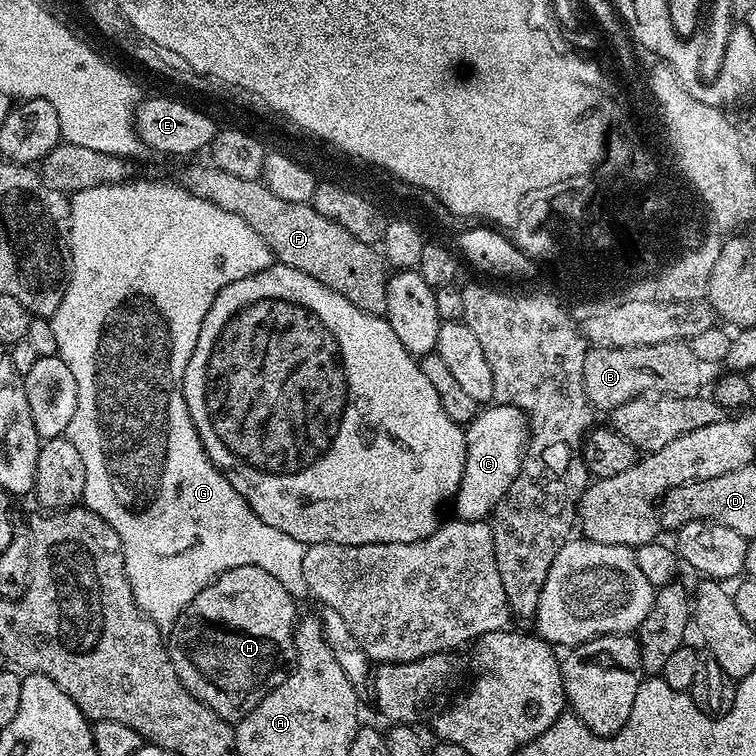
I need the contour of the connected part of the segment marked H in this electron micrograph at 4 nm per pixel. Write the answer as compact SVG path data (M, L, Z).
M258 566L228 568L186 606L166 636L170 662L194 698L229 722L250 714L287 678L296 659L297 601Z

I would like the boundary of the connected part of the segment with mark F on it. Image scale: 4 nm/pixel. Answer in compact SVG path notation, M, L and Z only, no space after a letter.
M192 164L185 170L182 186L186 191L198 198L206 198L214 202L222 210L230 210L230 214L241 216L246 226L250 226L250 230L254 230L254 234L258 234L258 238L266 242L266 246L279 263L290 266L294 270L302 270L302 274L310 274L310 278L322 282L322 286L330 286L330 290L342 294L342 298L350 298L350 302L354 302L358 310L369 312L371 316L385 315L390 272L383 255L373 245L358 242L358 238L354 238L350 230L342 230L338 222L330 222L330 218L318 214L318 210L314 210L311 203L285 202L260 180L237 178L235 174L226 174L226 170L205 164Z

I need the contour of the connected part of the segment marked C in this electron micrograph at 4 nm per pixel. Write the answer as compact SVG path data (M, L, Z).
M493 403L477 411L476 417L466 426L464 437L466 466L454 497L455 515L461 520L488 520L502 494L510 490L510 482L514 482L518 474L528 438L528 422L517 408Z

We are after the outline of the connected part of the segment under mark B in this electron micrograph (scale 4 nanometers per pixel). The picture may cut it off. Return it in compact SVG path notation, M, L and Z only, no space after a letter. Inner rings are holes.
M671 340L670 342L662 342L654 346L634 346L633 348L601 348L599 346L589 347L586 354L586 362L582 366L582 382L586 386L586 398L592 403L593 409L604 411L604 414L611 414L618 406L622 406L634 396L643 396L645 394L663 394L666 396L698 396L701 395L704 384L705 365L700 363L700 359L694 354L691 343Z

